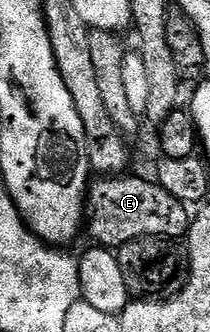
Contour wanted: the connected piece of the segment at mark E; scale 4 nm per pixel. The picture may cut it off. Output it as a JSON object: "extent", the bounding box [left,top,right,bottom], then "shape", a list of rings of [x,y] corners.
{"extent":[85,176,192,248],"shape":[[[99,176],[90,183],[85,203],[85,230],[103,248],[118,248],[137,238],[179,240],[191,227],[192,211],[177,196],[169,196],[158,181],[128,176]]]}

